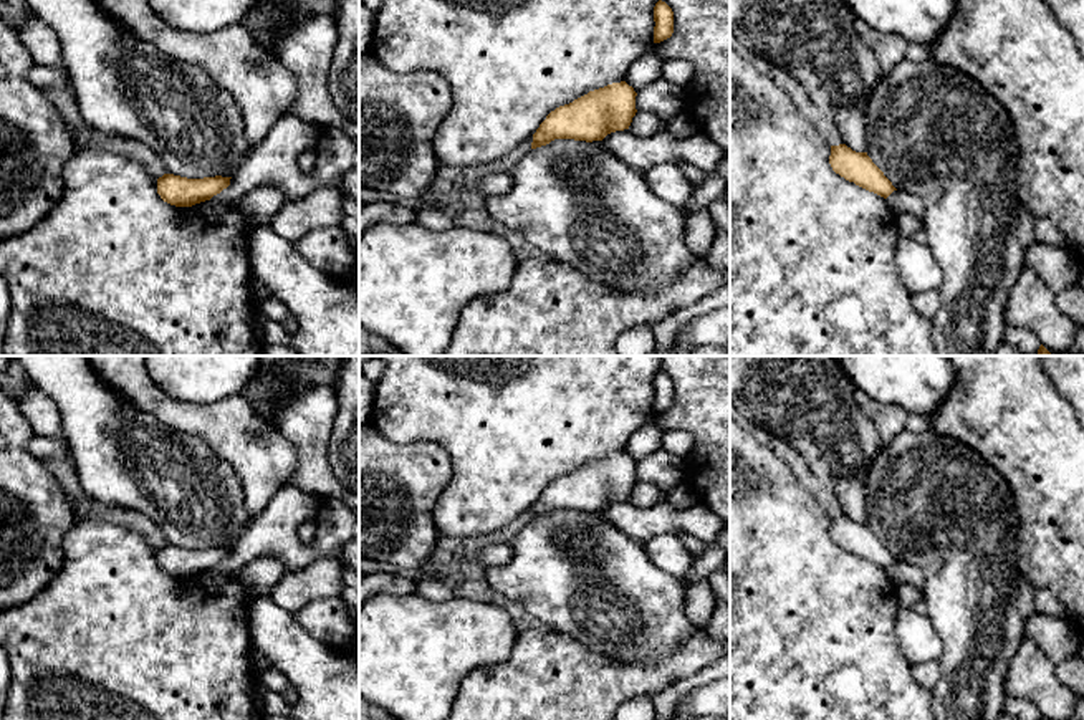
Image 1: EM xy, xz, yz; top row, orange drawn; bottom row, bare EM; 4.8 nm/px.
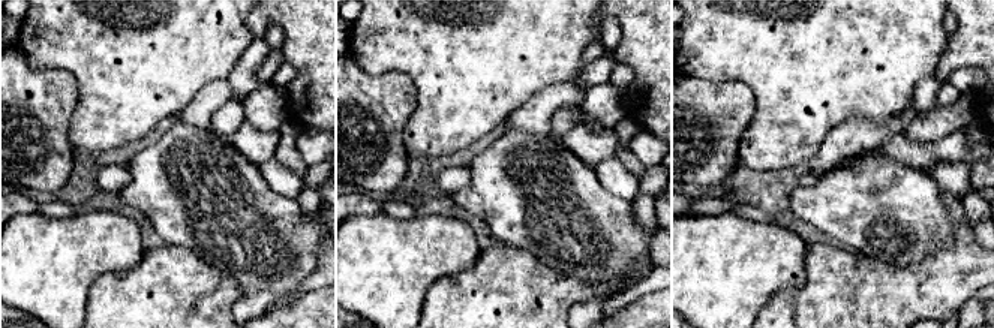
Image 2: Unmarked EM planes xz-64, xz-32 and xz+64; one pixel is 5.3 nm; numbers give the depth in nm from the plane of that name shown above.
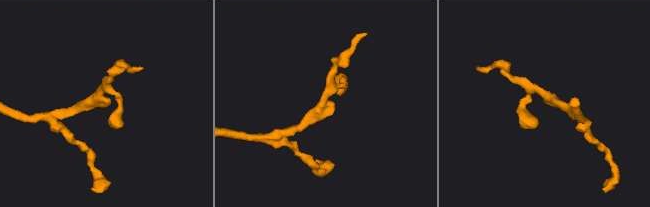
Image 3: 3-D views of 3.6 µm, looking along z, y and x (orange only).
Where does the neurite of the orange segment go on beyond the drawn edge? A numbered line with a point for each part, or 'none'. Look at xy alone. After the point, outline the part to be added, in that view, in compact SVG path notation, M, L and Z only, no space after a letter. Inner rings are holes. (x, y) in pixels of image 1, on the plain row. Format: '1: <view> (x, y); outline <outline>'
none

